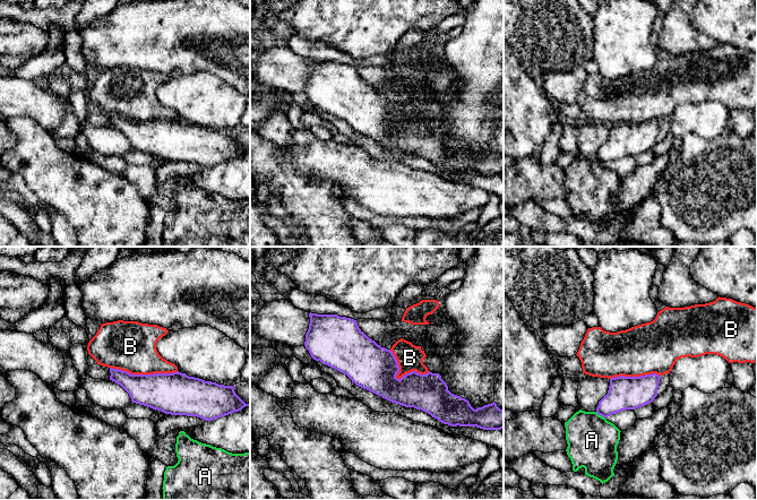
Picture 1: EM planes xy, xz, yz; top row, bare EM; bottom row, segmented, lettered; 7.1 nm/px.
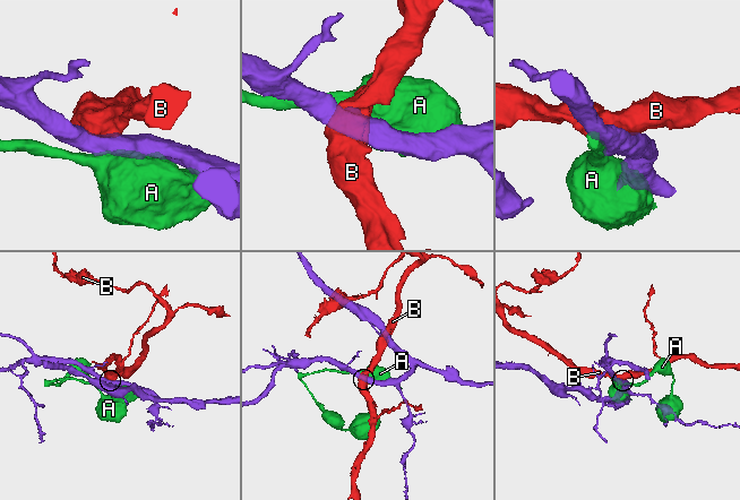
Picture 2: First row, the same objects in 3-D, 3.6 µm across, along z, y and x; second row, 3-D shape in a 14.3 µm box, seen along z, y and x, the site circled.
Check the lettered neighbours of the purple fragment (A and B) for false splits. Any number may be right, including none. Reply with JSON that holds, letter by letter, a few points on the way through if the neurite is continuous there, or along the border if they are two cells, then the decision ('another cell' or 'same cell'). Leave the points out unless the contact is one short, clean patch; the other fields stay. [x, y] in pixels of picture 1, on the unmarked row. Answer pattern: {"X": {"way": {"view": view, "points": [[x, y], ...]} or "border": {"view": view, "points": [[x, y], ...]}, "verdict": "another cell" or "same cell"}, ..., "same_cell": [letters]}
{"A": {"border": {"view": "yz", "points": [[595, 158], [604, 164]]}, "verdict": "another cell"}, "B": {"verdict": "another cell"}, "same_cell": []}

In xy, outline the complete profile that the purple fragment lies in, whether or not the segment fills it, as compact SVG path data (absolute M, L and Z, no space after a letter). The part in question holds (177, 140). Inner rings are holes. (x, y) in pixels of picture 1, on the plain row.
M110 114L110 127L120 131L130 143L131 148L171 162L197 163L205 167L241 157L246 150L234 138L234 132L218 131L186 120L131 121L127 118Z

